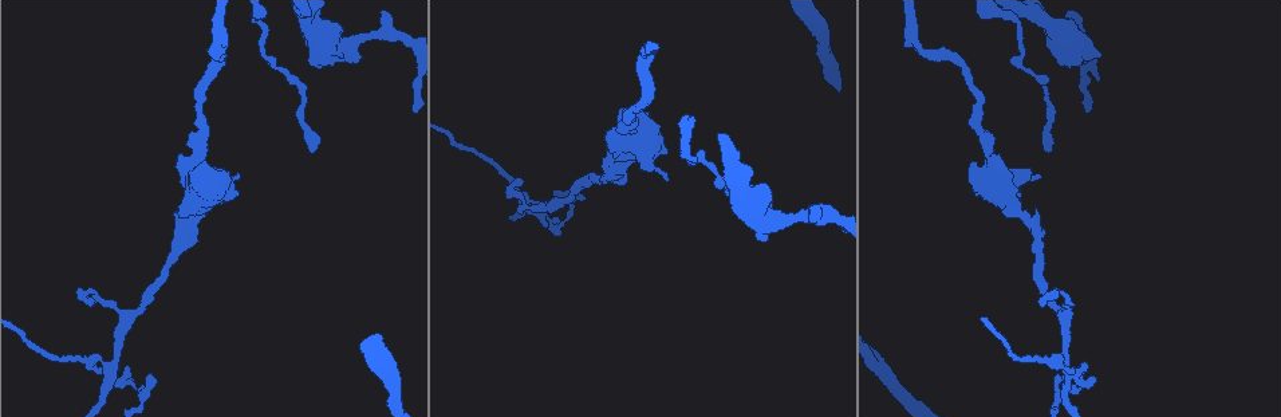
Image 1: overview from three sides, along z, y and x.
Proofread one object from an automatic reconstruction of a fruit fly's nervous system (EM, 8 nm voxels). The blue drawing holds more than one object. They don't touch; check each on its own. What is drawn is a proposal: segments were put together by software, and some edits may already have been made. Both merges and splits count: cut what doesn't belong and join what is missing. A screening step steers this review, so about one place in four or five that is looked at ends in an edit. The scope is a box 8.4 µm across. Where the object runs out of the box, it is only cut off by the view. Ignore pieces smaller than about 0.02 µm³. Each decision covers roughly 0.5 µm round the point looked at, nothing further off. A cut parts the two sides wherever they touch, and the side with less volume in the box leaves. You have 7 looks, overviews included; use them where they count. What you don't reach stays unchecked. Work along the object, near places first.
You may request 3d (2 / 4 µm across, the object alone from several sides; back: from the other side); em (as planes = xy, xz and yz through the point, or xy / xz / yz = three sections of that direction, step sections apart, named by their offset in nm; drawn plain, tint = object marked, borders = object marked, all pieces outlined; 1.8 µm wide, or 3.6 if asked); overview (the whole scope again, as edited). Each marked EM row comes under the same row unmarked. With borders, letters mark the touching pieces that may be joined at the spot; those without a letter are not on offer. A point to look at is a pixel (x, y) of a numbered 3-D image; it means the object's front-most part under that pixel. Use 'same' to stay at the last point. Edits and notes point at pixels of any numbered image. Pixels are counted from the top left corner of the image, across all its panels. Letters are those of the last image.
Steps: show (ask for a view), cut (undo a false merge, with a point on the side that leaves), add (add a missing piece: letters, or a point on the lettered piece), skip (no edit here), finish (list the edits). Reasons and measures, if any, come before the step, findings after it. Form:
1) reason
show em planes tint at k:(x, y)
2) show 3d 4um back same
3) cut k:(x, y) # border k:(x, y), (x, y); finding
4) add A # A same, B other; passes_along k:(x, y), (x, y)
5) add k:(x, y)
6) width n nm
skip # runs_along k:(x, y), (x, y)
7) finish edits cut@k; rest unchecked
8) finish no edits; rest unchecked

calibre changes
show em 3.6um yz step 16 borders at 1:(1081, 48)

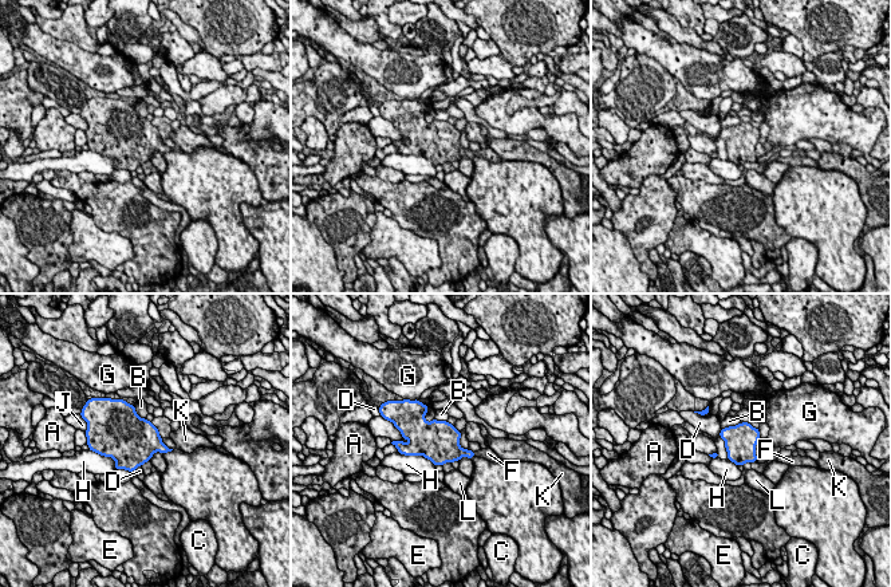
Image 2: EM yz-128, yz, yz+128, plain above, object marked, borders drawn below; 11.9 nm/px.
add F # A other, B other, C other, D other, E other, F same, G other, H other, J other, K other, L other; passes_along 2:(453, 452), (473, 454), (488, 453); the neuron continues

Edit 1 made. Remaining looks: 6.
see it whole again
show overview

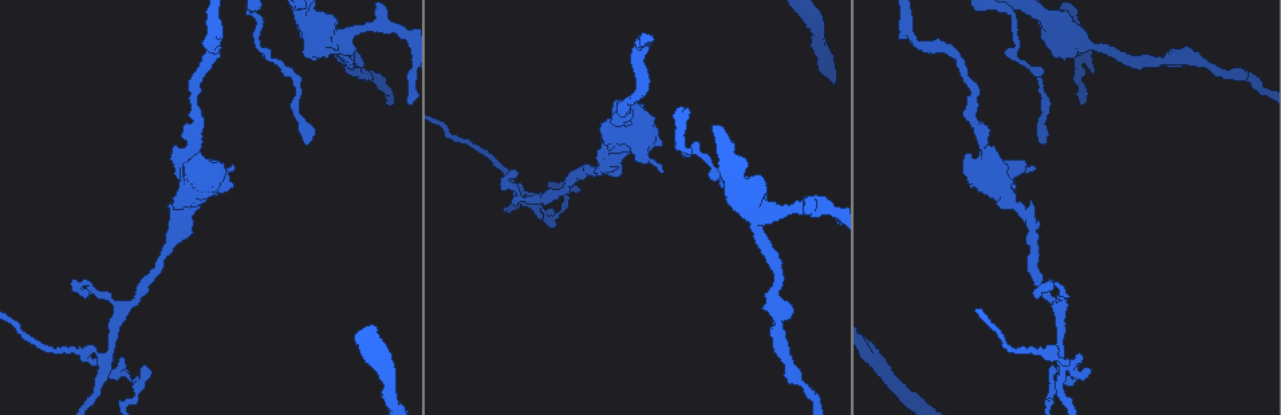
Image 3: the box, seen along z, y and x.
end of a long branch
show 3d 4um back at 3:(1042, 143)

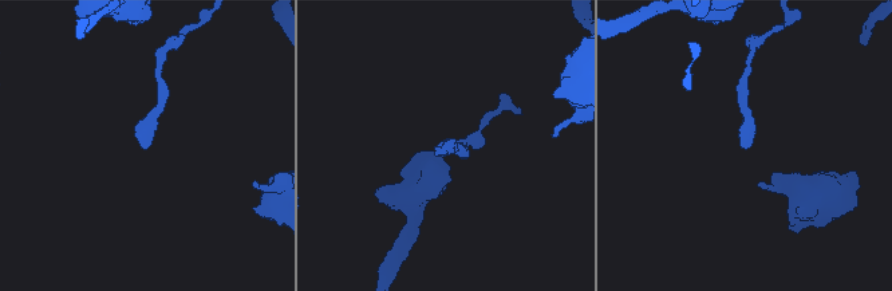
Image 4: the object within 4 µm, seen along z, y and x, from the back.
shape alone is not enough
show em planes tint at 4:(446, 153)

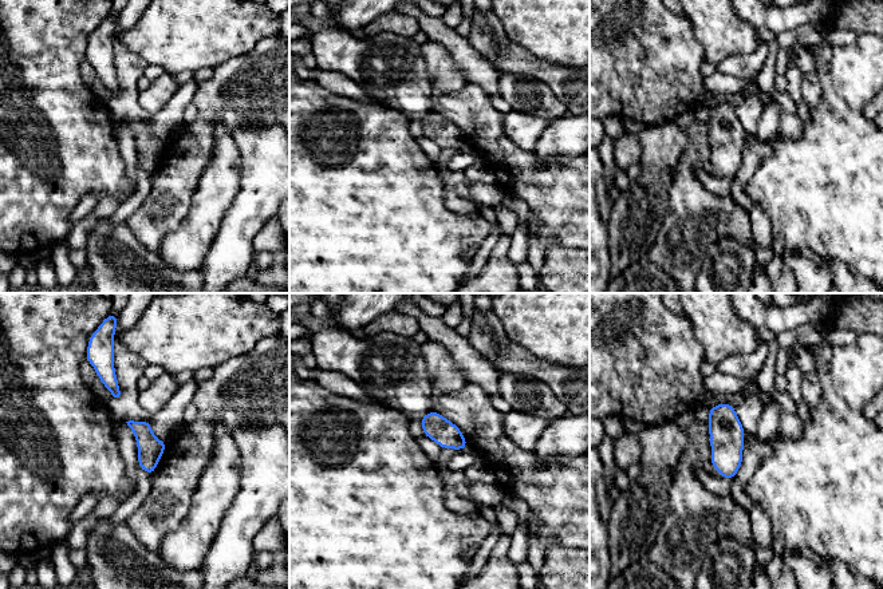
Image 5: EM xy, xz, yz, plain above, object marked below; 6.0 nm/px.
show em planes borders same

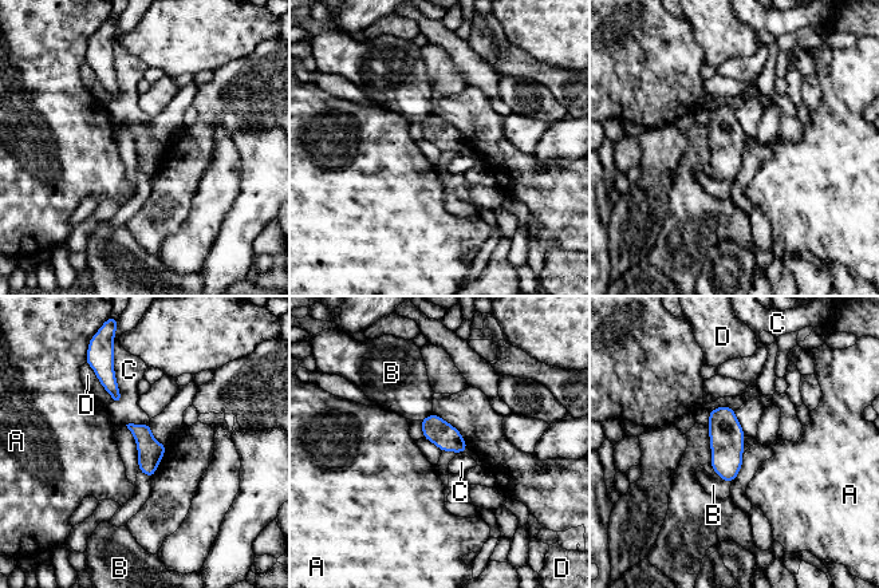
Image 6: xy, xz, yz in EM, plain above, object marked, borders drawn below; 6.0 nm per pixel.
skip # A other, B other, C other, D other; border 6:(113, 356), (119, 403); none of them fits

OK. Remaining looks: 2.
finish edits add@2; rest unchecked

